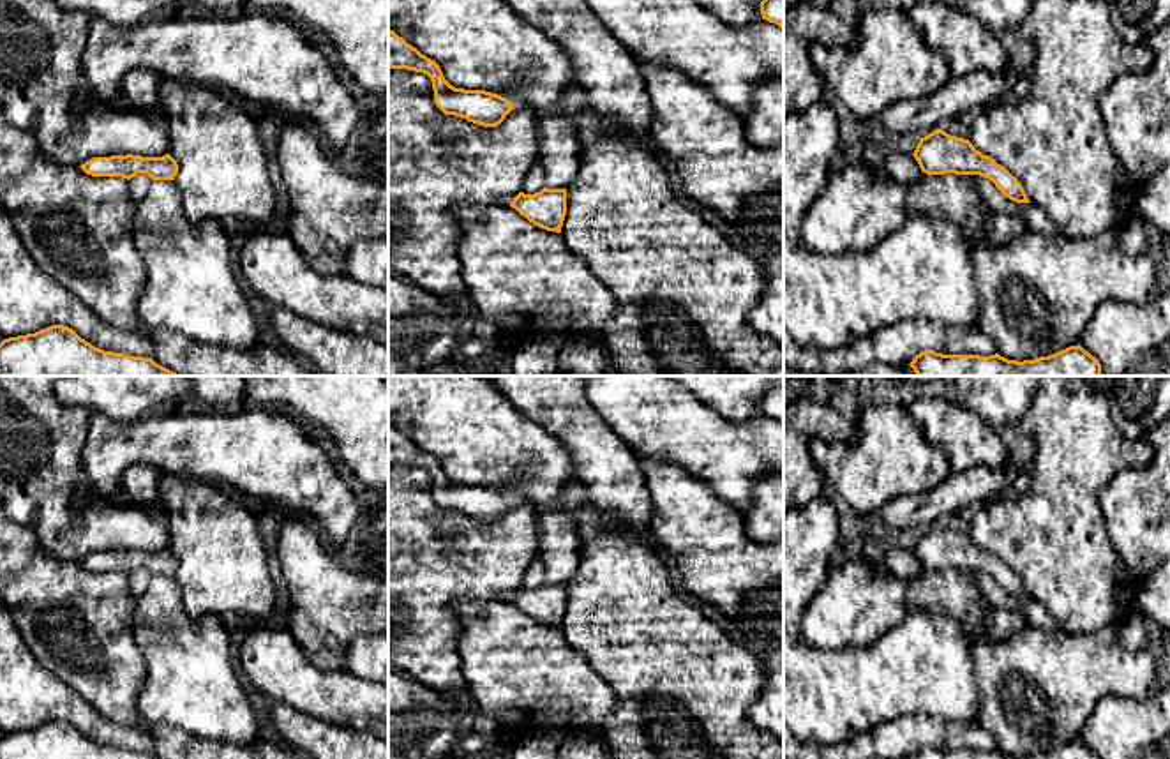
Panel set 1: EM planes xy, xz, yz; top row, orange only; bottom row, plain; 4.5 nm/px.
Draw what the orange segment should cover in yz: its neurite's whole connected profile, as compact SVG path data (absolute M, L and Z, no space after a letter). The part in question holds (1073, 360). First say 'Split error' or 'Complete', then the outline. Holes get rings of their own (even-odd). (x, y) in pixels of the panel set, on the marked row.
Complete. M1080 344L1034 360L1008 360L999 353L942 355L925 349L909 364L918 376L1101 376L1101 364Z

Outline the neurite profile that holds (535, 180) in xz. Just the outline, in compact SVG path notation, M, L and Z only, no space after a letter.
M540 164L533 166L522 182L524 194L540 192L545 187L545 171Z

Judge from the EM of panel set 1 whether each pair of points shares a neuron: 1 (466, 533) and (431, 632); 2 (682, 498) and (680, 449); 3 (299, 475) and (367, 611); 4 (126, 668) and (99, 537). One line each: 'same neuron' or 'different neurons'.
1: same neuron
2: different neurons
3: different neurons
4: different neurons

